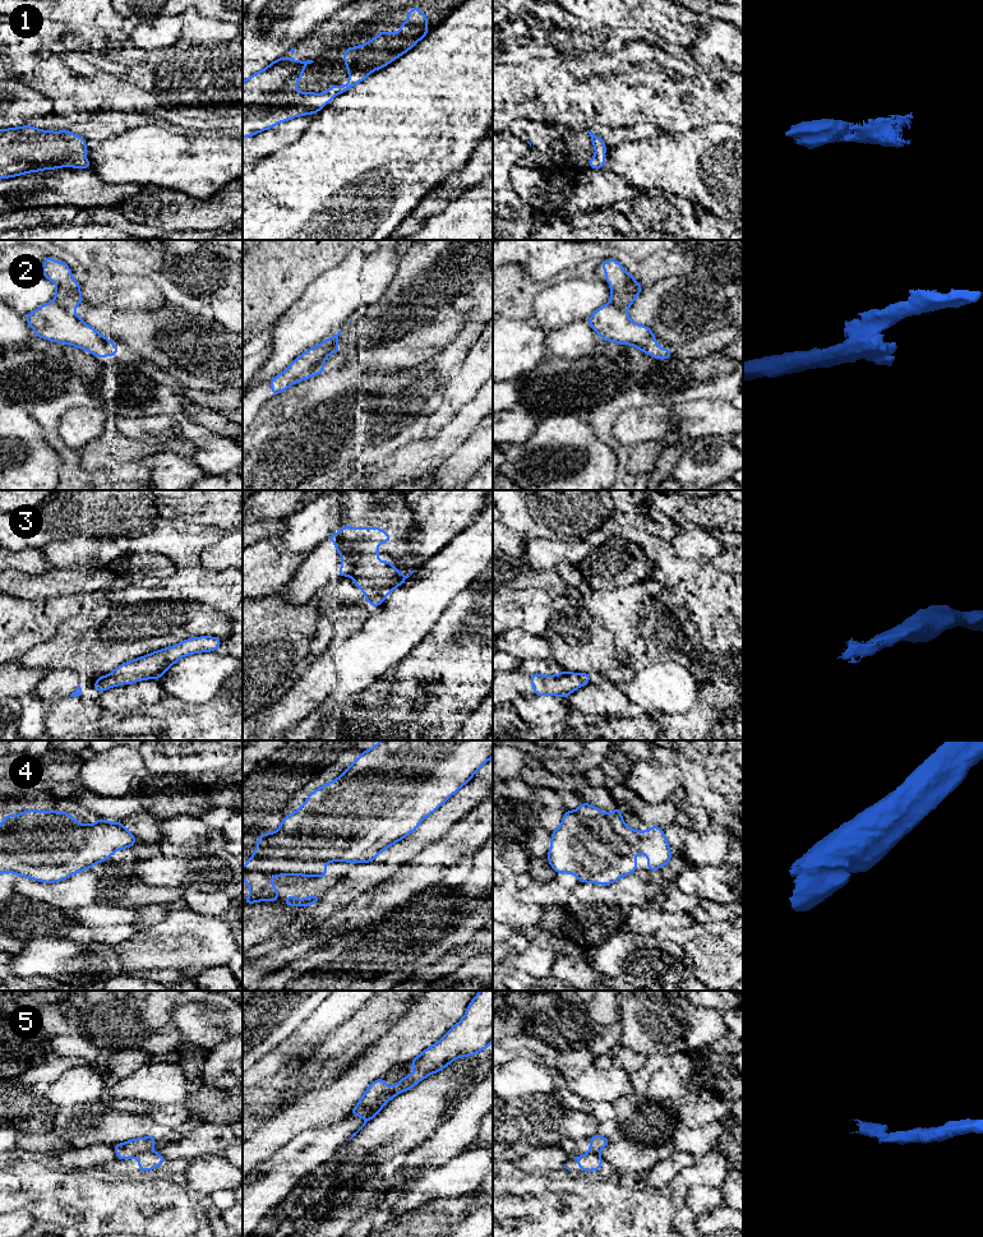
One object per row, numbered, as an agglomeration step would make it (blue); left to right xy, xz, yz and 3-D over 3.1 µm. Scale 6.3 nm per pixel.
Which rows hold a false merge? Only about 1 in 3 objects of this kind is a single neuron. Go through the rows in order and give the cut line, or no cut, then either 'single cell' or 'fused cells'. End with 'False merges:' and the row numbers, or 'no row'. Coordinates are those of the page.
1: cut none; single cell
2: cut xz (328, 352), (309, 375); fused cells
3: cut none; single cell
4: cut none; single cell
5: cut xy (151, 1150), (135, 1155); fused cells
False merges: 2, 5

